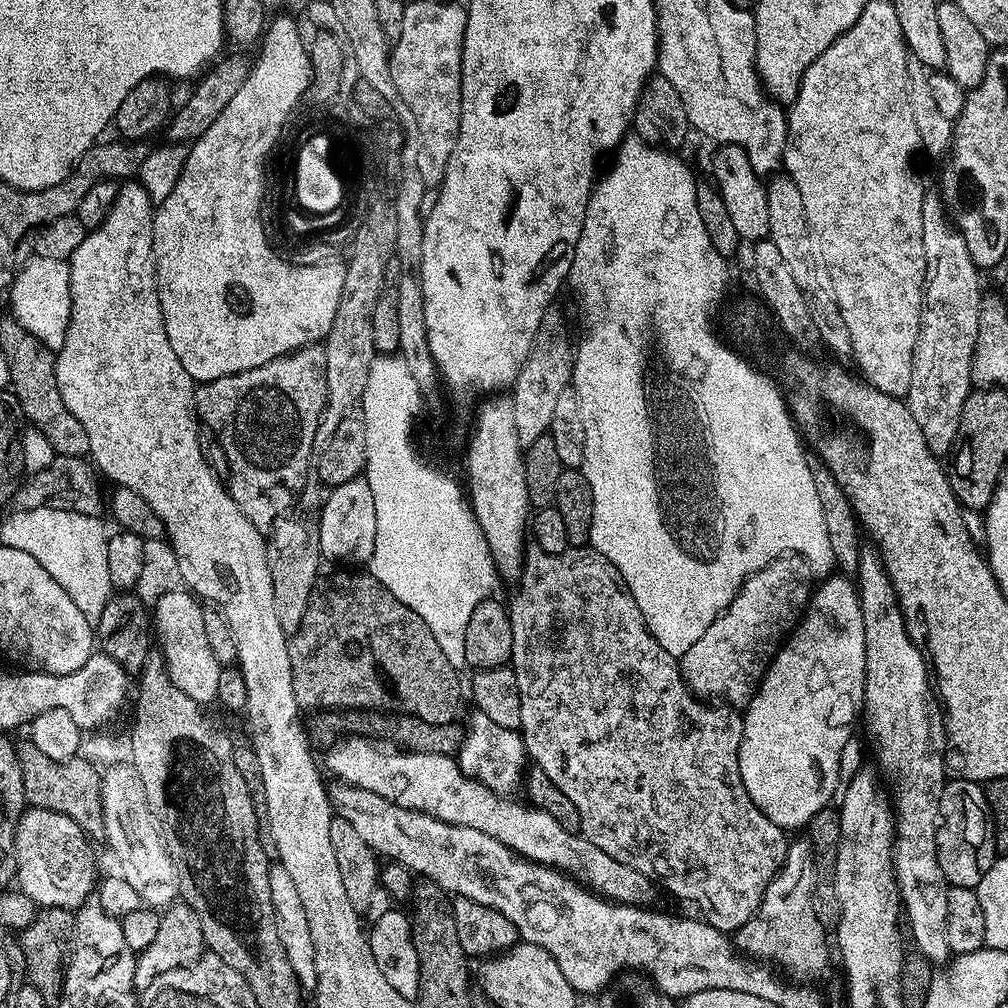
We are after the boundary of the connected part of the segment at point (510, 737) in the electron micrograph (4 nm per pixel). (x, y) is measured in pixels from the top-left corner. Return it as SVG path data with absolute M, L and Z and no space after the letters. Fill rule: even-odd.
M473 711L468 720L468 728L463 733L458 749L458 763L465 776L483 784L492 792L508 798L512 792L521 791L526 780L526 753L524 751L524 737L519 731L506 726L498 726L498 722L490 722L486 714Z

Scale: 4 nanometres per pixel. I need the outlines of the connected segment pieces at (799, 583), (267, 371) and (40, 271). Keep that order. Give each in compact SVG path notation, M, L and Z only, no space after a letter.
M803 555L777 556L773 564L767 564L761 572L753 572L727 610L721 612L717 620L710 622L710 630L706 630L706 634L702 634L702 638L698 638L698 642L694 642L694 646L690 646L690 650L686 650L686 654L679 657L680 672L693 696L707 698L712 702L723 702L737 710L743 709L752 701L770 662L801 619L814 591L812 568L800 556Z
M309 344L306 348L300 348L296 352L288 352L285 356L274 358L270 362L266 362L262 366L254 366L254 370L242 370L238 374L230 374L223 376L217 380L210 380L201 383L196 389L196 414L205 428L212 431L216 438L219 451L224 452L224 456L228 459L228 476L226 475L226 487L228 492L234 498L234 502L238 502L238 506L242 510L242 514L246 514L246 518L250 518L250 522L256 528L261 530L271 529L273 522L279 520L281 516L289 511L288 508L297 503L304 479L306 478L307 460L311 456L311 444L315 442L315 431L318 430L320 424L320 416L324 412L324 406L327 402L327 380L326 380L326 354L325 349L320 344Z
M33 255L16 273L7 289L8 304L12 307L11 319L16 320L34 338L38 338L54 354L66 342L66 334L72 317L69 261L42 258Z

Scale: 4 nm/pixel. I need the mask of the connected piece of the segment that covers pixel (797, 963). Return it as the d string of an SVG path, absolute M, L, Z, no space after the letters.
M793 839L788 845L784 865L764 891L755 916L751 916L734 933L734 943L743 955L753 960L771 962L785 973L793 972L788 973L793 977L800 976L796 978L804 982L816 982L827 970L828 948L830 952L829 933L822 922L818 922L812 905L812 892L818 883L816 871L818 865L807 839Z

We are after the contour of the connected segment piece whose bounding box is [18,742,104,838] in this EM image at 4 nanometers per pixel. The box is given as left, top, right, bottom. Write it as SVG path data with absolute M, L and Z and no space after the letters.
M30 742L25 743L25 748L19 749L18 755L24 798L31 807L54 810L58 814L66 814L66 818L74 818L76 825L89 837L99 837L103 833L101 773L96 765L79 758L71 762L51 760Z

